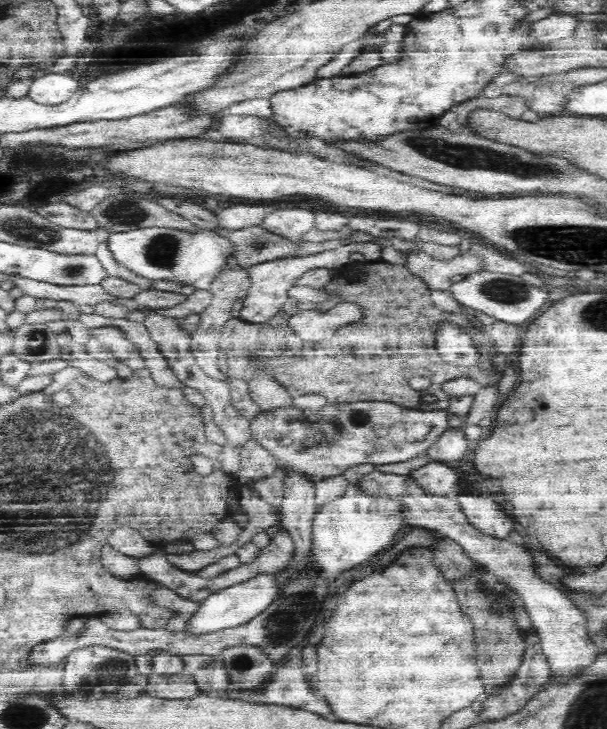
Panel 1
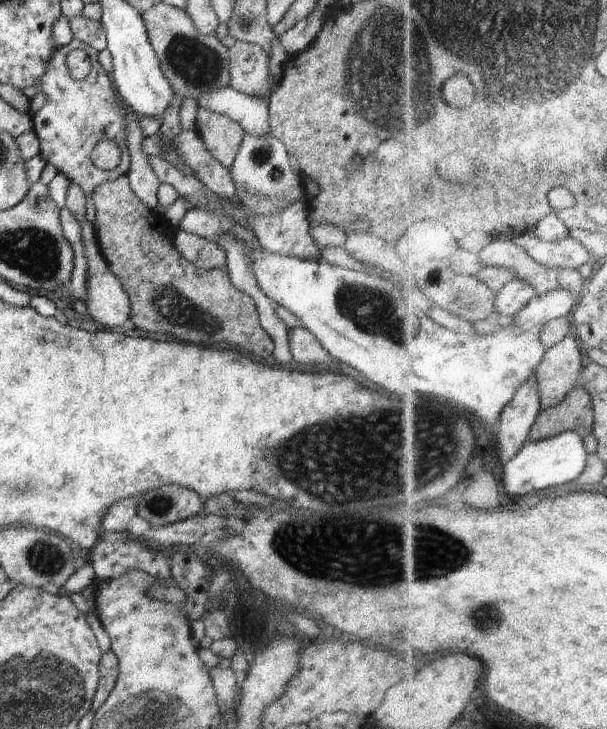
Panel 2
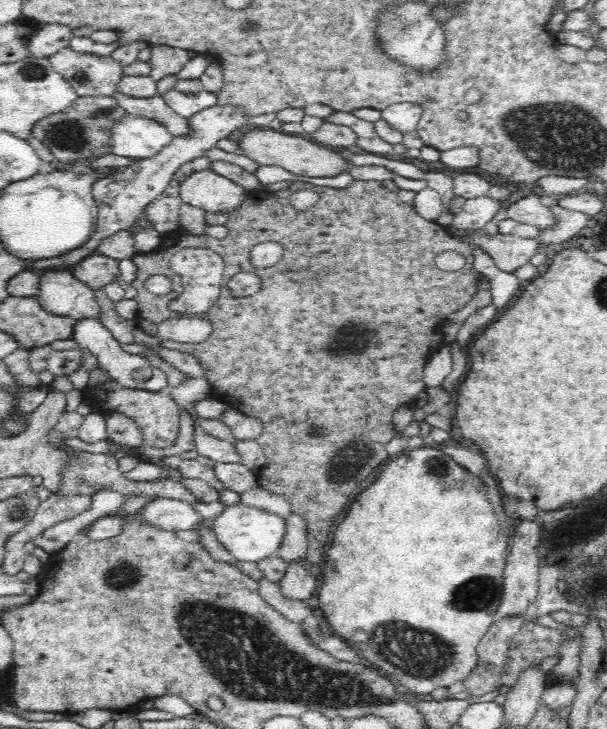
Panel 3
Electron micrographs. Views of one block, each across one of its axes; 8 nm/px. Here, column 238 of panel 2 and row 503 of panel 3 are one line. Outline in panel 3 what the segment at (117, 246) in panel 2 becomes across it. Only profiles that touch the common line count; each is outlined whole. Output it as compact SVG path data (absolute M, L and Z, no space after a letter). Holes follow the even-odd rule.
M353 179L346 188L331 188L328 186L316 186L304 181L296 181L292 183L286 190L266 191L266 189L251 189L247 197L232 212L229 212L229 220L225 225L228 228L228 236L223 240L212 238L209 234L202 233L200 236L193 236L183 227L177 232L165 234L167 237L175 234L178 235L177 241L170 248L160 245L158 249L148 253L138 253L132 256L130 260L137 266L138 276L132 282L132 287L137 290L136 304L137 314L135 321L138 326L144 327L148 335L157 333L157 325L165 320L173 318L176 313L170 309L168 304L172 299L178 297L183 292L183 286L180 279L174 276L173 270L169 265L172 256L182 249L186 248L204 248L216 252L225 264L223 274L223 285L221 286L221 294L215 305L209 308L205 313L200 313L200 318L208 318L212 325L212 334L200 344L194 343L175 343L172 340L162 340L163 348L179 351L188 355L193 355L204 369L206 369L206 380L210 384L211 396L225 402L233 409L240 411L242 414L250 418L257 418L263 426L260 436L255 439L263 449L266 455L266 465L260 468L257 474L259 485L270 492L270 494L284 496L291 505L291 512L302 515L306 520L306 530L308 531L308 550L307 560L314 567L321 567L326 555L332 533L334 532L336 516L344 510L344 506L348 502L354 500L355 495L361 490L363 481L373 477L370 474L372 470L389 457L386 450L386 444L390 442L392 434L395 432L393 420L394 412L406 404L413 404L416 396L425 390L428 386L424 382L424 371L427 361L431 354L435 352L430 346L424 344L424 338L434 338L432 334L438 334L438 328L443 328L447 322L448 316L456 310L464 308L470 300L476 297L479 292L479 280L482 273L479 273L474 267L475 248L469 246L467 242L460 242L458 238L454 238L448 231L436 222L429 222L422 219L412 204L403 203L398 197L398 191L401 189L393 180L358 180ZM298 190L313 190L319 194L319 199L314 206L308 208L304 212L299 212L290 204L290 194L298 192ZM260 242L278 242L283 247L283 258L274 266L266 268L254 267L250 263L250 250L252 246L260 244ZM454 250L465 257L466 264L460 270L454 272L446 272L440 270L436 266L436 256L440 252L448 252ZM240 272L253 272L261 279L261 290L254 294L248 294L247 297L234 297L227 283L230 282L232 276L240 274ZM162 274L170 280L174 280L172 292L165 296L156 296L145 288L145 283L150 276Z

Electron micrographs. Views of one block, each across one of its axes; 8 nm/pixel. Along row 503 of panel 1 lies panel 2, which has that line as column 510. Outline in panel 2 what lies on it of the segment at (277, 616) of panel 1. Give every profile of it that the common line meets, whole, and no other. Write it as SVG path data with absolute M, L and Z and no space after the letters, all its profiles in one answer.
M516 279L499 292L498 312L506 317L520 315L539 295L538 288L525 279Z

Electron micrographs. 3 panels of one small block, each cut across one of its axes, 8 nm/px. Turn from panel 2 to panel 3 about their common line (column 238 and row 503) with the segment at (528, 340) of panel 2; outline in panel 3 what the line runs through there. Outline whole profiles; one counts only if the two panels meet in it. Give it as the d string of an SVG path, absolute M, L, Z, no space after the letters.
M240 502L234 506L226 506L226 510L212 520L212 531L216 539L232 553L238 562L256 563L279 552L286 534L286 519L268 510L247 506Z

